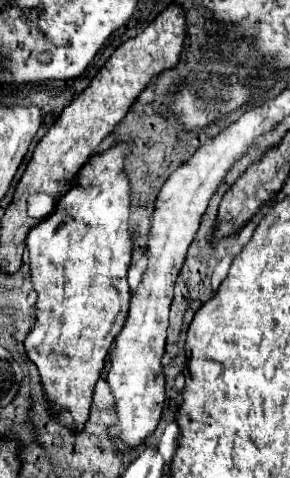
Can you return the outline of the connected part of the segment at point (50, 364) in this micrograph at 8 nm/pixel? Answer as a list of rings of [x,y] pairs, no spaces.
[[[122,140],[110,150],[94,154],[80,170],[78,184],[58,200],[54,214],[40,220],[26,238],[28,266],[38,292],[38,318],[24,346],[28,358],[38,366],[58,420],[76,432],[84,430],[94,384],[128,314],[126,272],[132,258],[128,230],[132,196],[124,172],[128,152],[132,152],[132,140]]]

